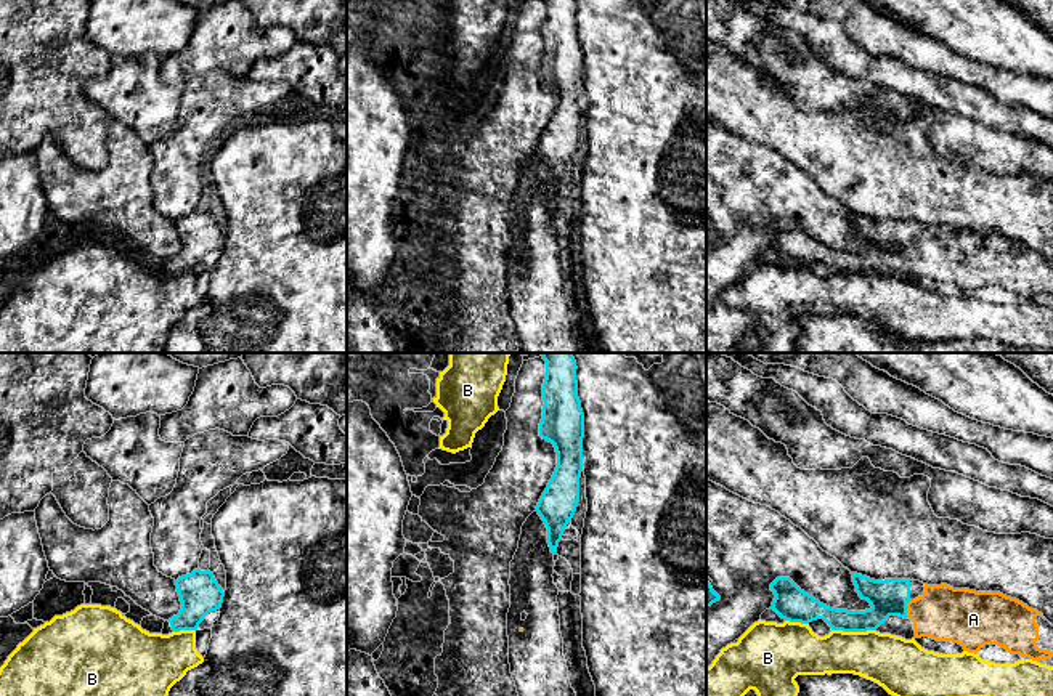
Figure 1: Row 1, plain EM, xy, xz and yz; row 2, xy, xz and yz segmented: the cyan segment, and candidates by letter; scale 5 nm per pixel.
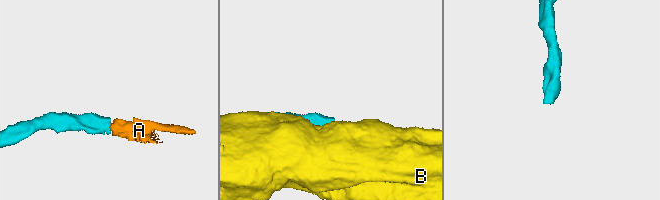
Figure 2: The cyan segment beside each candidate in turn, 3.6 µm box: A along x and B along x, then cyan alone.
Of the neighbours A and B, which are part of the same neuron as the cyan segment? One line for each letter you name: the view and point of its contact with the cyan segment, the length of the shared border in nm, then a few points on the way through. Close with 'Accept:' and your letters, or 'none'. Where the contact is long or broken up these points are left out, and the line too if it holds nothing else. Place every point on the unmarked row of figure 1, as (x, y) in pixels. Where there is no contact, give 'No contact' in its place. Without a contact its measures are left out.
A: Touches cyan at yz (906, 249). Shared border 90 nm. Path across: yz (890, 238), (906, 249), (943, 254)
Accept: A

